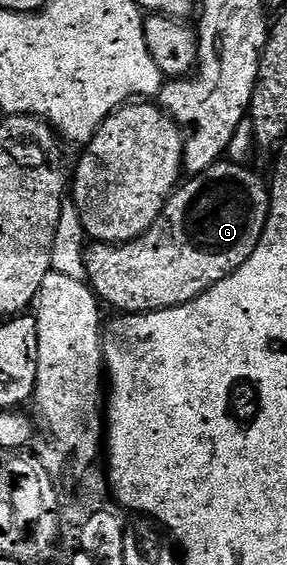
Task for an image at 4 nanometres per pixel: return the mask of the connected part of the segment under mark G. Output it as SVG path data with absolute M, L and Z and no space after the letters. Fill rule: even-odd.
M224 159L187 180L167 198L153 227L149 227L149 231L137 239L122 243L95 241L88 244L83 253L86 282L104 306L112 305L119 309L115 311L123 315L181 307L209 291L209 287L221 283L221 279L233 275L233 271L237 271L237 267L241 267L241 263L253 255L253 247L261 243L261 235L271 210L271 190L265 177L263 181L261 174L243 165L234 165L230 159Z

